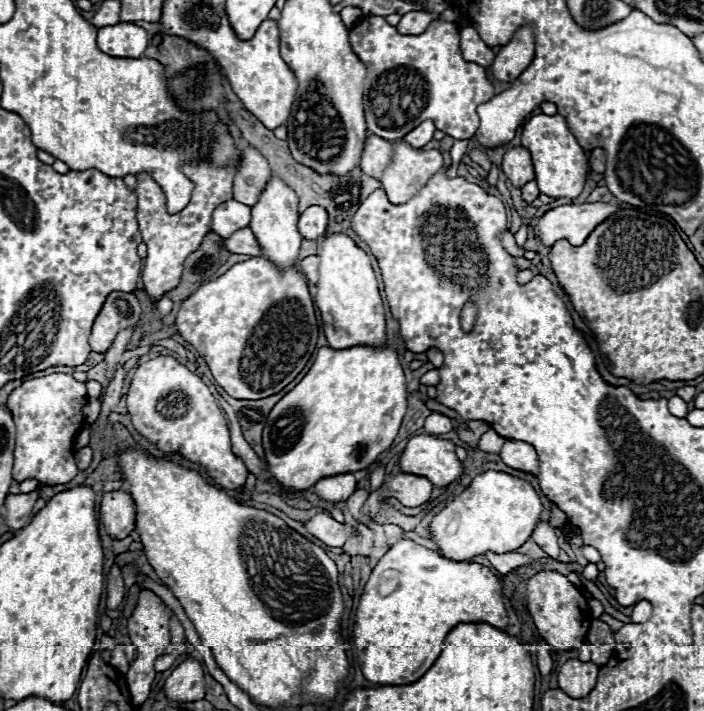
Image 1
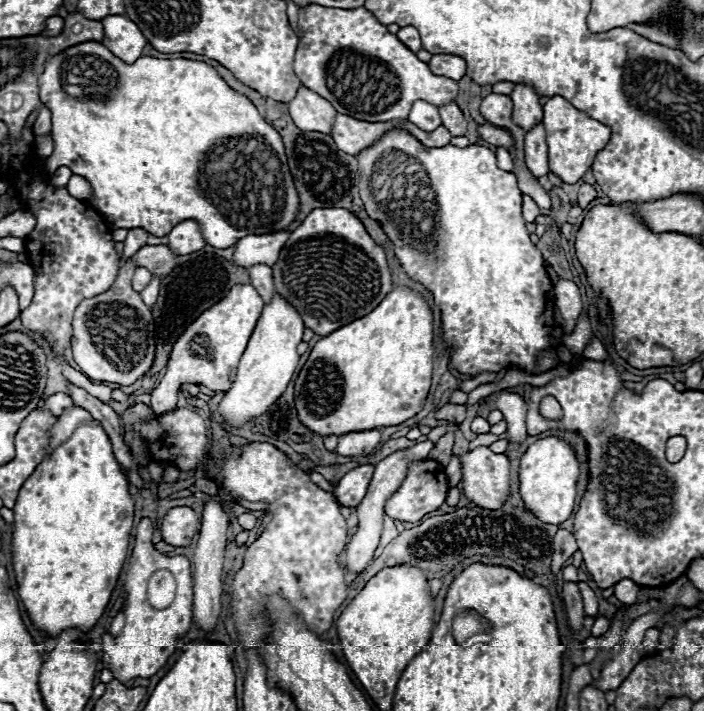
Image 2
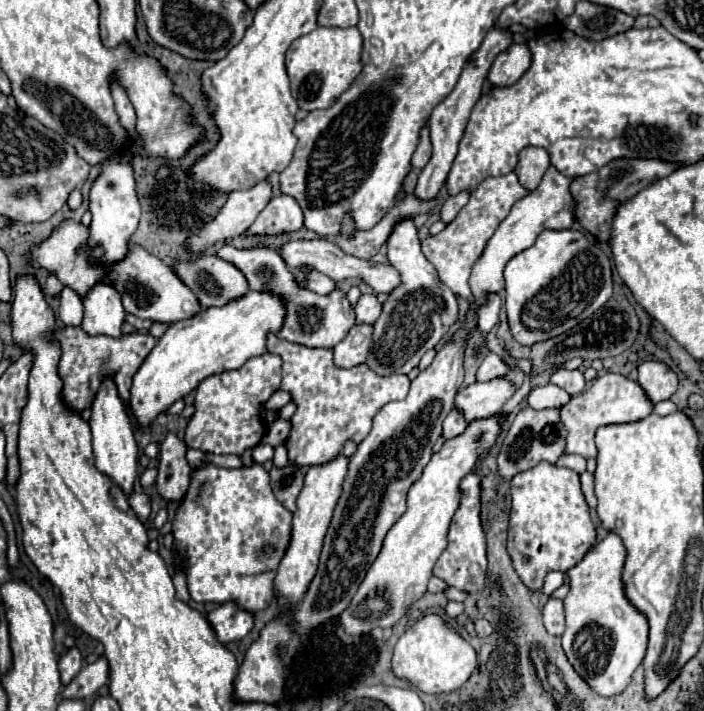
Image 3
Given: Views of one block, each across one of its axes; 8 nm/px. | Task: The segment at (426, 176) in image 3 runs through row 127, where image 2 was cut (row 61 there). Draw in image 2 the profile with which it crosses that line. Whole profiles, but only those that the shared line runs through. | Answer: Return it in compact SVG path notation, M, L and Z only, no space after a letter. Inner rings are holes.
M434 54L428 62L430 70L438 76L448 76L452 80L460 80L466 74L466 62L454 54Z

